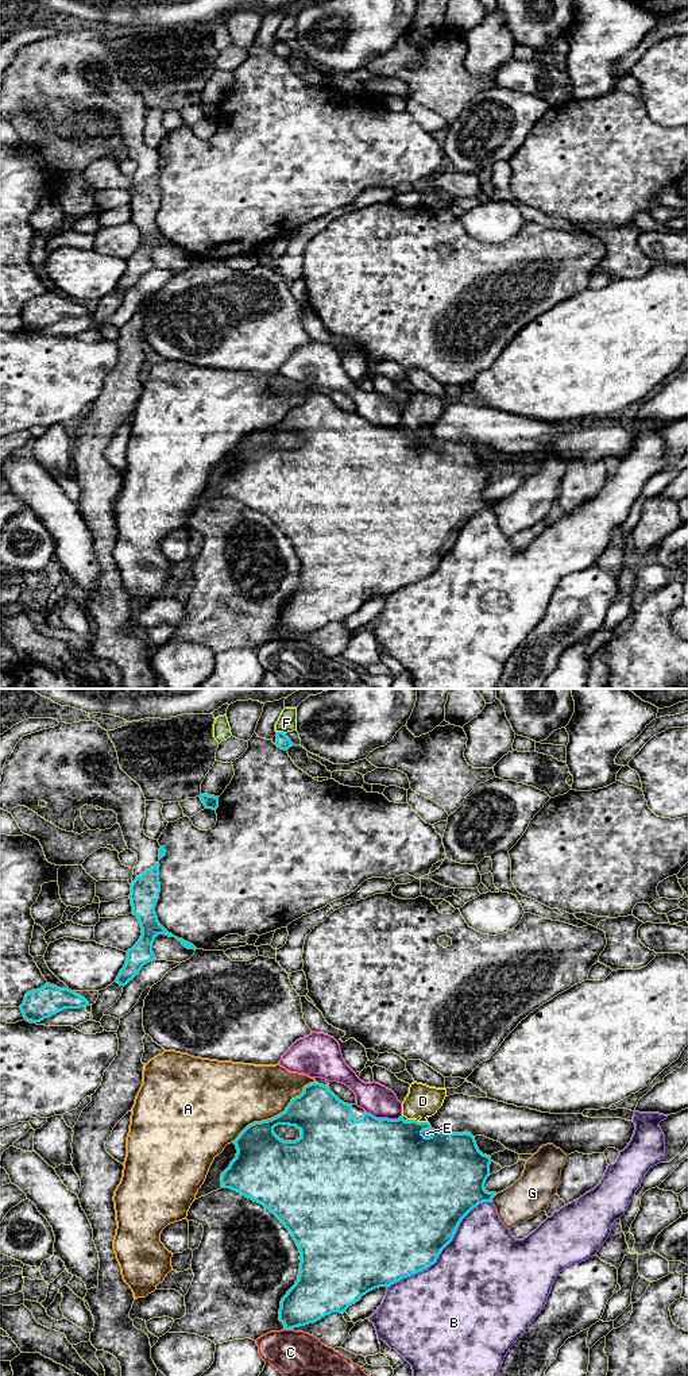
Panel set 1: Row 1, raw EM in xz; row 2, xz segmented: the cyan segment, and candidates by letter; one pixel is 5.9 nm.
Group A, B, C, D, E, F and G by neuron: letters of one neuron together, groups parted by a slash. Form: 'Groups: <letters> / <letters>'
Groups: A / B / C / D / E / F / G

